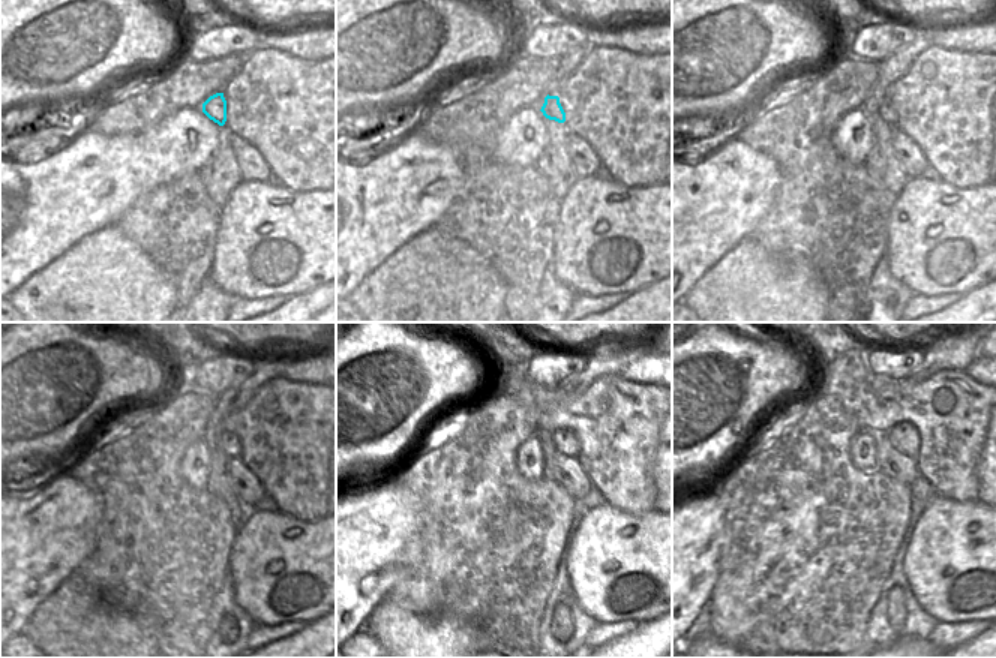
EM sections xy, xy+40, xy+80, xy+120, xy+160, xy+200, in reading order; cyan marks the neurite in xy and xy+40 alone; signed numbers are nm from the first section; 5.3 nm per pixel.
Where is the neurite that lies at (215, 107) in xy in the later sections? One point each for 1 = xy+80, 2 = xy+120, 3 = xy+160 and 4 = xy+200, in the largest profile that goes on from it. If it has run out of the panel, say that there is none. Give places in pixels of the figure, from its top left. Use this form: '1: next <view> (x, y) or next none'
1: next xy+80 (888, 108)
2: next xy+120 (228, 442)
3: next xy+160 (564, 439)
4: next xy+200 (905, 438)

